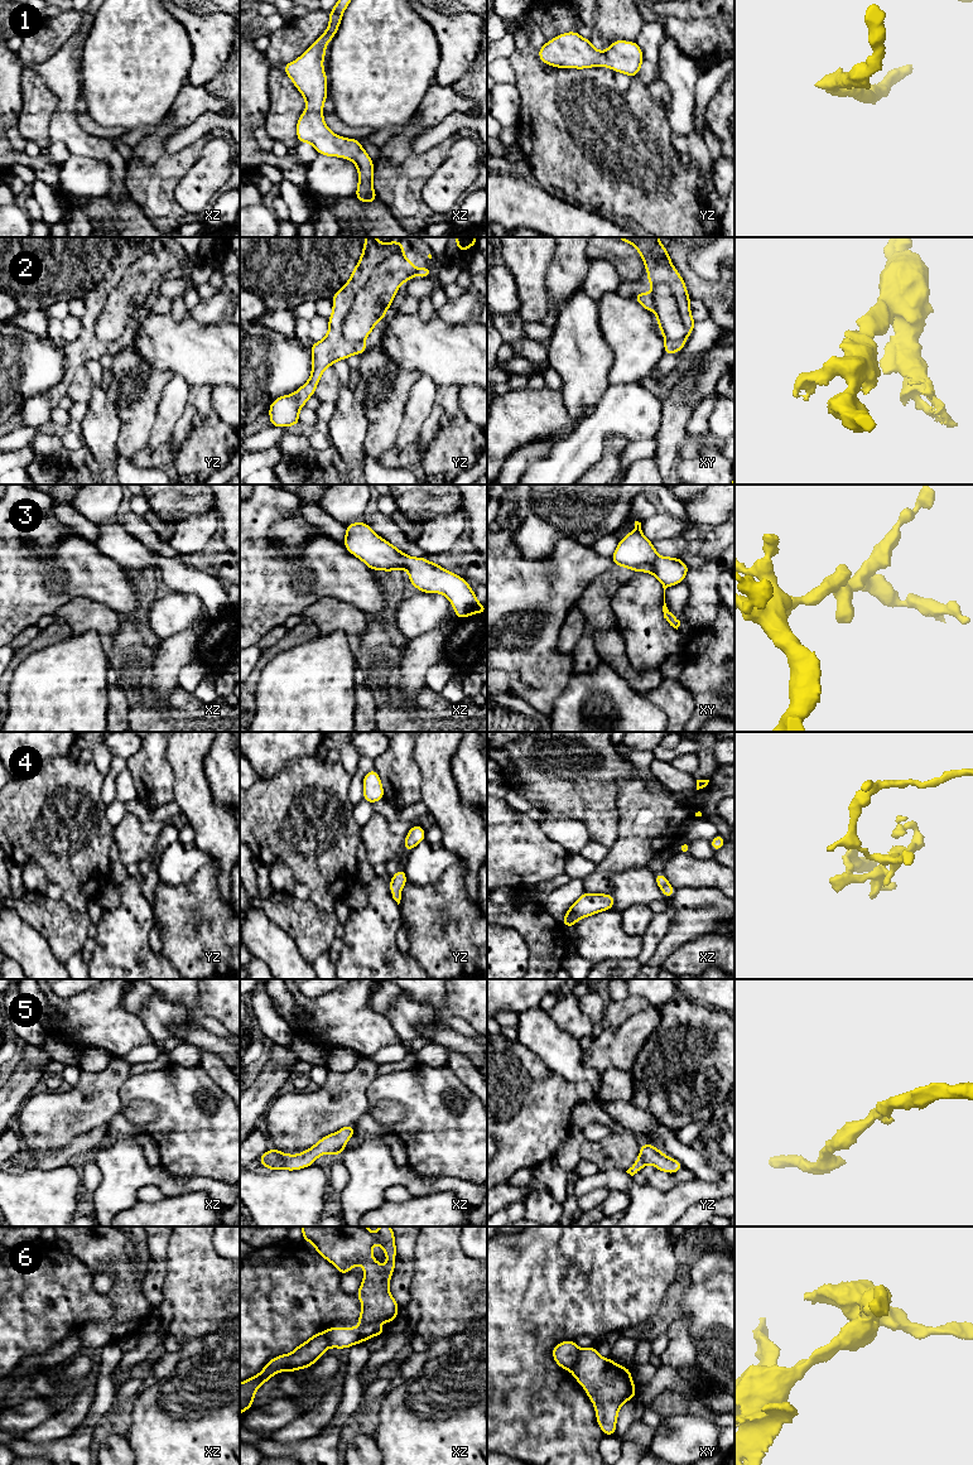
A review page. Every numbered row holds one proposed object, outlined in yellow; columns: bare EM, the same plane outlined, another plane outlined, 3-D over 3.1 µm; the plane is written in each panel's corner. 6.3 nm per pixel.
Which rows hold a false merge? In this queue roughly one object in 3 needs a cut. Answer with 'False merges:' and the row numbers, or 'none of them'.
False merges: 2, 6

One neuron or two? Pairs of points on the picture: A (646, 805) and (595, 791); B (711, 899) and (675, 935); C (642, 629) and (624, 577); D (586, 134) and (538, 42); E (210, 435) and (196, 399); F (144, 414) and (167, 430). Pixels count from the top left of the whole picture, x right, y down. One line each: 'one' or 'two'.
A: two
B: one
C: two
D: one
E: one
F: two

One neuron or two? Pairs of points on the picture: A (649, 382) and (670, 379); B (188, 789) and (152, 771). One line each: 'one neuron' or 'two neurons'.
A: one neuron
B: two neurons

